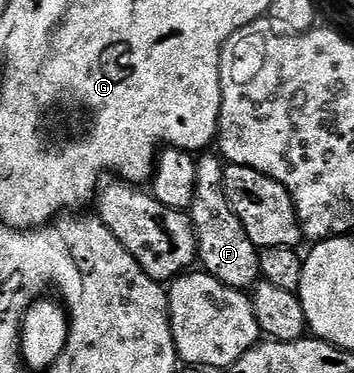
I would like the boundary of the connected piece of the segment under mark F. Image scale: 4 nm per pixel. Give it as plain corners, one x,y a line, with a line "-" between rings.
202,155
196,166
195,200
189,209
190,222
197,233
197,255
202,269
233,290
252,289
260,279
260,249
254,244
239,216
235,215
225,192
224,163
218,156

